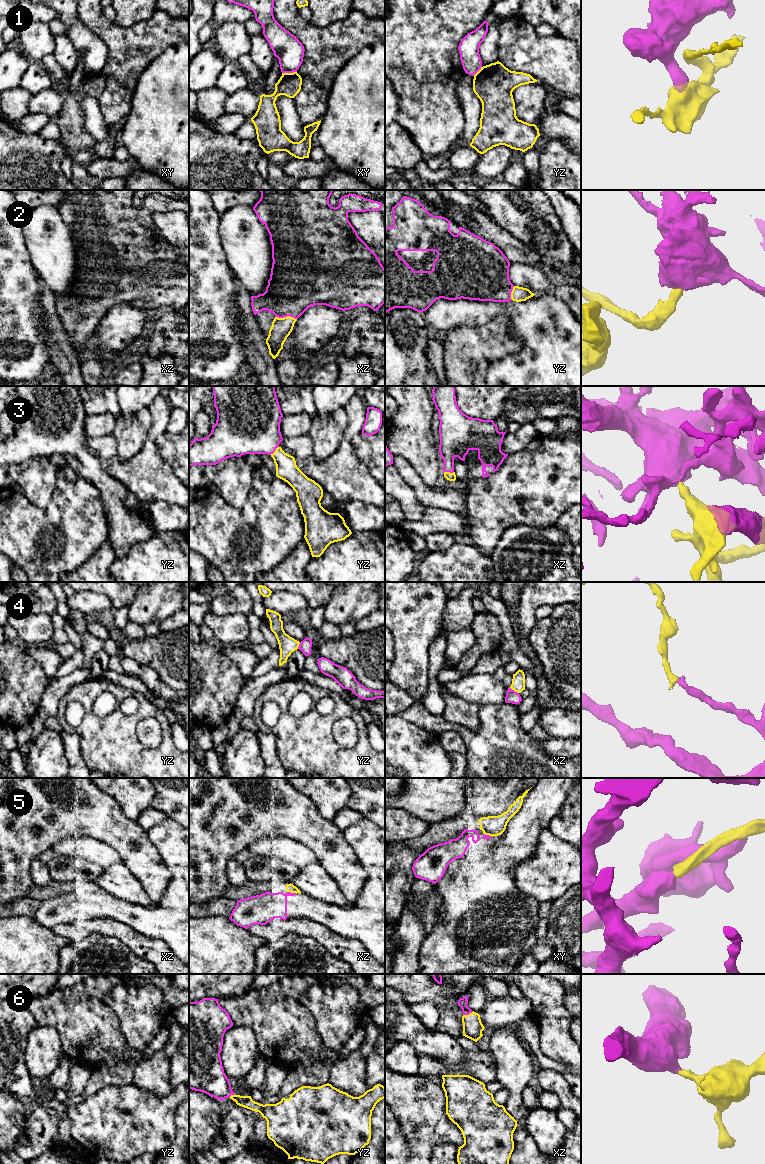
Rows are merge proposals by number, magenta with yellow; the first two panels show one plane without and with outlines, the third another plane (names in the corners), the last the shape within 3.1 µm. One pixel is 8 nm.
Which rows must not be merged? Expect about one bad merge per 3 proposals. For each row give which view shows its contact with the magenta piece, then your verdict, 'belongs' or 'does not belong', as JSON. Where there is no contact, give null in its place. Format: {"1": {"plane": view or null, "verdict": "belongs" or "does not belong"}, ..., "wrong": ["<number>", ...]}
{"1": {"plane": "xy", "verdict": "does not belong"}, "2": {"plane": "xz", "verdict": "belongs"}, "3": {"plane": "yz", "verdict": "belongs"}, "4": {"plane": "xz", "verdict": "does not belong"}, "5": {"plane": "xz", "verdict": "belongs"}, "6": {"plane": "xz", "verdict": "belongs"}, "wrong": ["1", "4"]}

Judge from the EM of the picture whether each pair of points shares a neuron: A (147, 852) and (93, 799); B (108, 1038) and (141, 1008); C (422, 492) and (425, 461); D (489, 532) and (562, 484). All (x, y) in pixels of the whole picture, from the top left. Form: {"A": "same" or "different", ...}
{"A": "same", "B": "different", "C": "different", "D": "same"}

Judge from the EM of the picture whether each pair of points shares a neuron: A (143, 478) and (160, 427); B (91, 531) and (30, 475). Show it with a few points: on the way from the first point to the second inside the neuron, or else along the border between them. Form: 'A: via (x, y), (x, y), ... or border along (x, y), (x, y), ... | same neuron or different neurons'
A: via (147, 465), (150, 440) | same neuron
B: border along (57, 472), (49, 504), (43, 509), (33, 505) | different neurons

